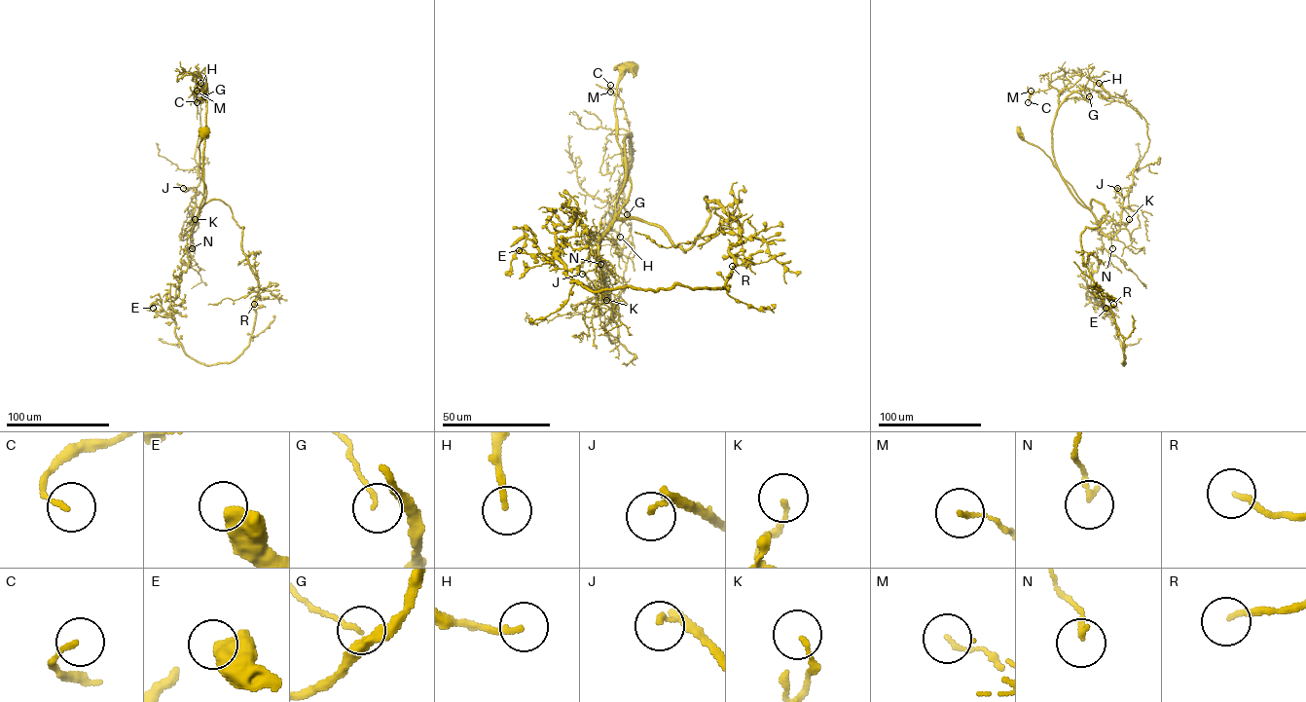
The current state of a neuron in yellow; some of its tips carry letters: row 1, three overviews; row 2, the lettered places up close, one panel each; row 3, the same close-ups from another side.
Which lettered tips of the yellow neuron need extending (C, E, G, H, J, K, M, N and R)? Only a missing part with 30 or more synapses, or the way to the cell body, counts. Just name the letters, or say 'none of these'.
J

